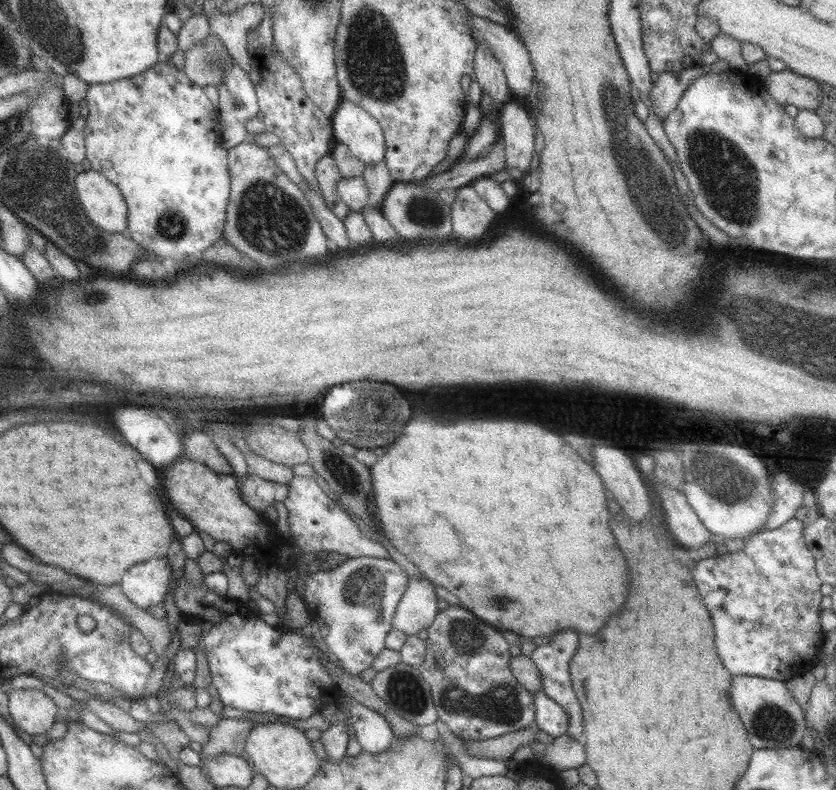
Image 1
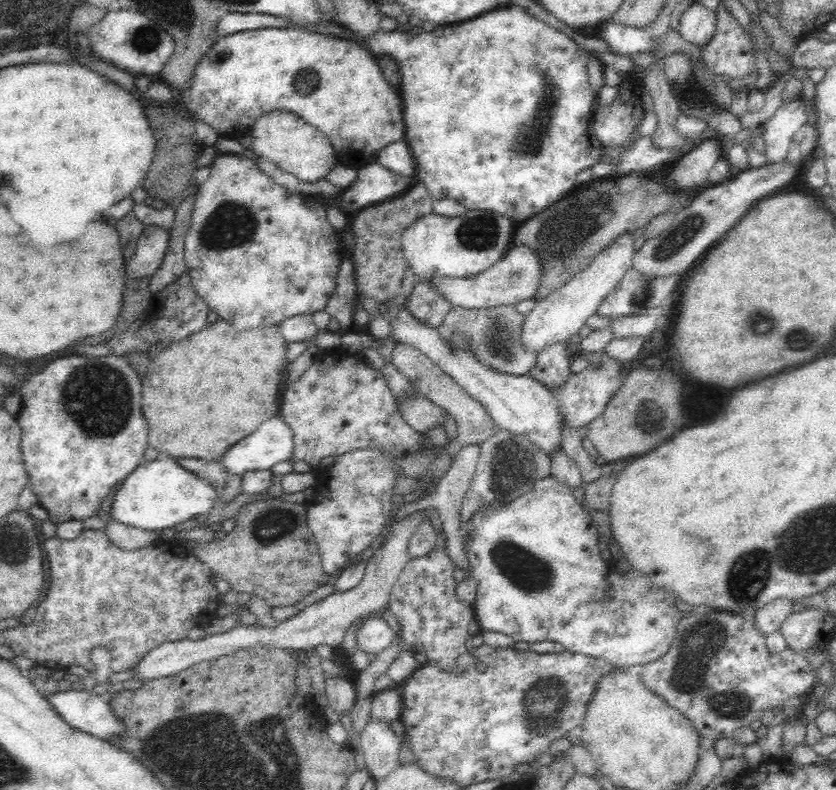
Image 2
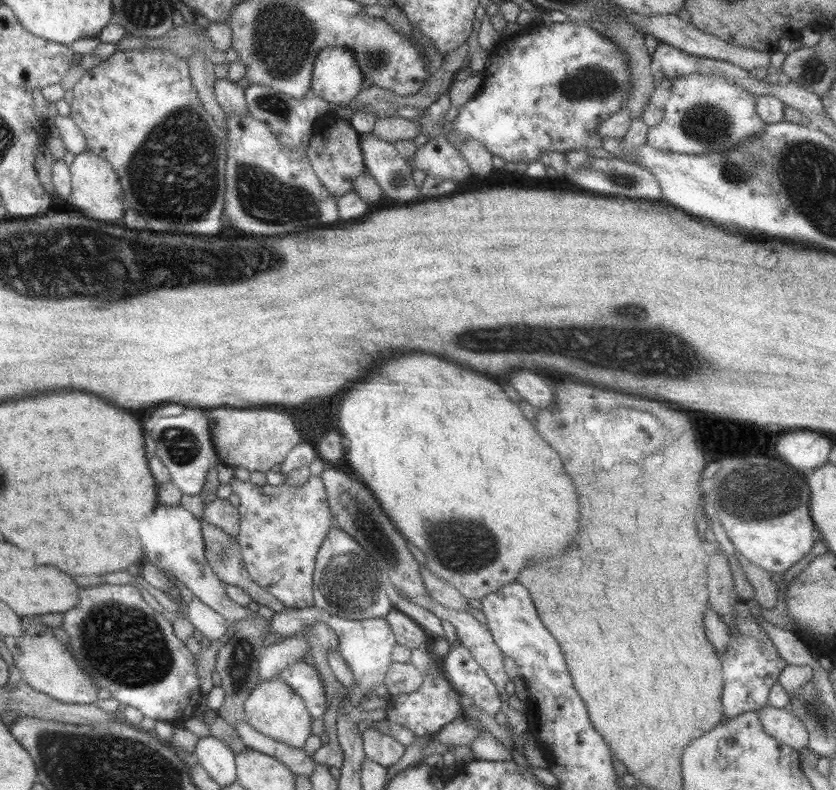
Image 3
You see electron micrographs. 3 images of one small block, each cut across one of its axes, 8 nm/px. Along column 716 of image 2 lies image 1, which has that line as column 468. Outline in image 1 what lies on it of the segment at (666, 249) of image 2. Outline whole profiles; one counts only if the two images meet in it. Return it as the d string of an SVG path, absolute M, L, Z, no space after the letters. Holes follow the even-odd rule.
M471 184L459 187L450 204L454 238L477 242L491 228L495 214Z

